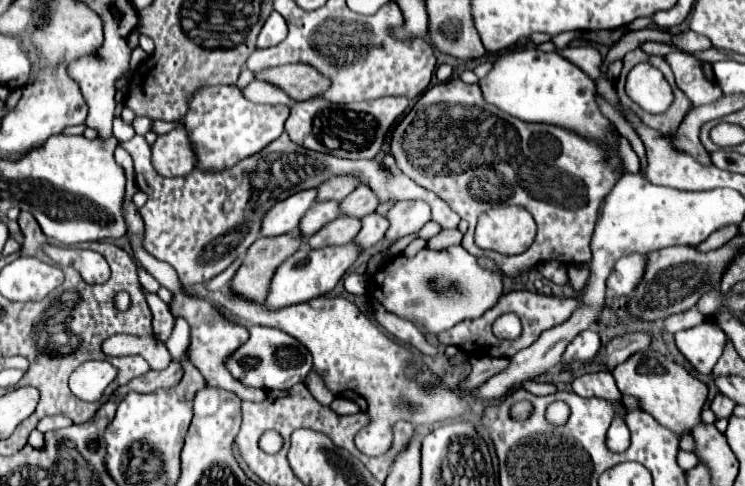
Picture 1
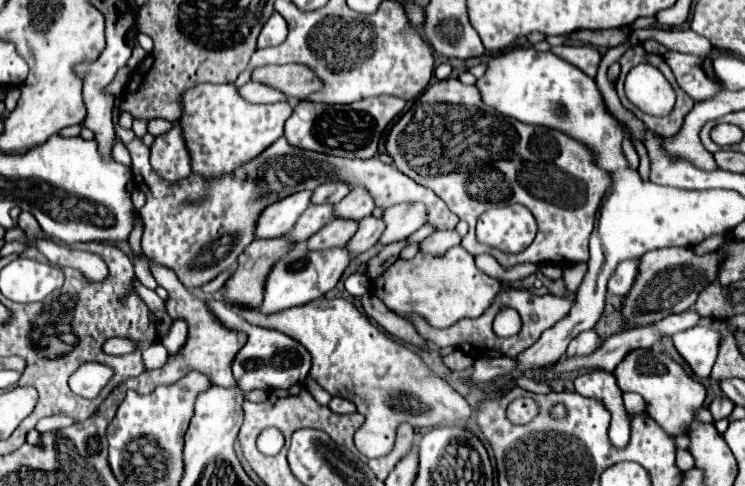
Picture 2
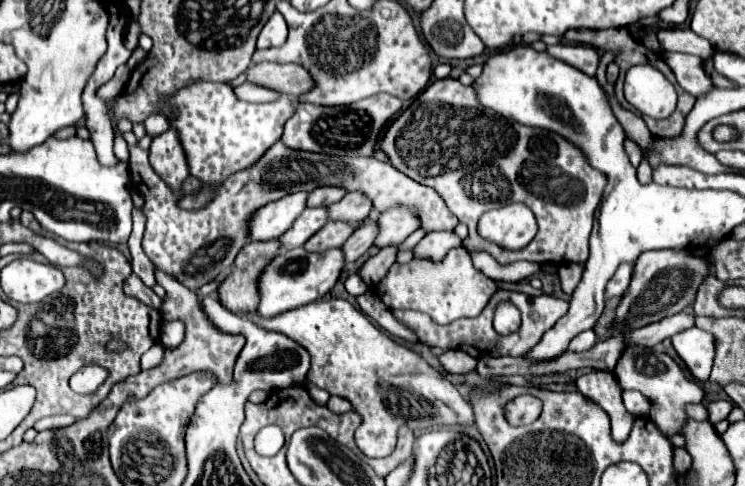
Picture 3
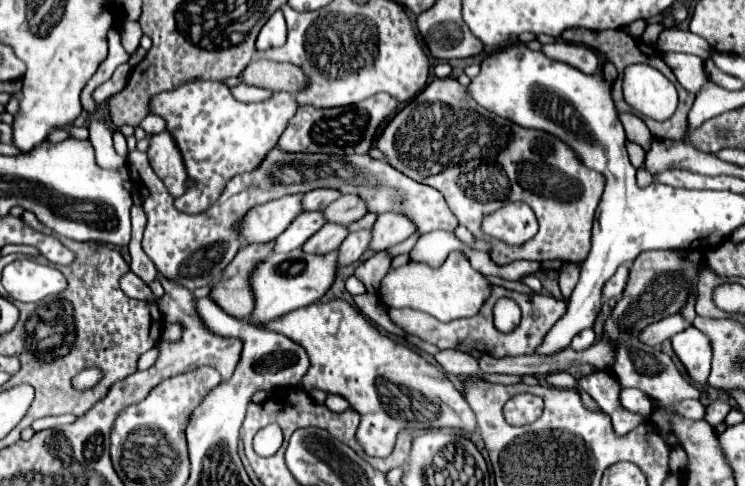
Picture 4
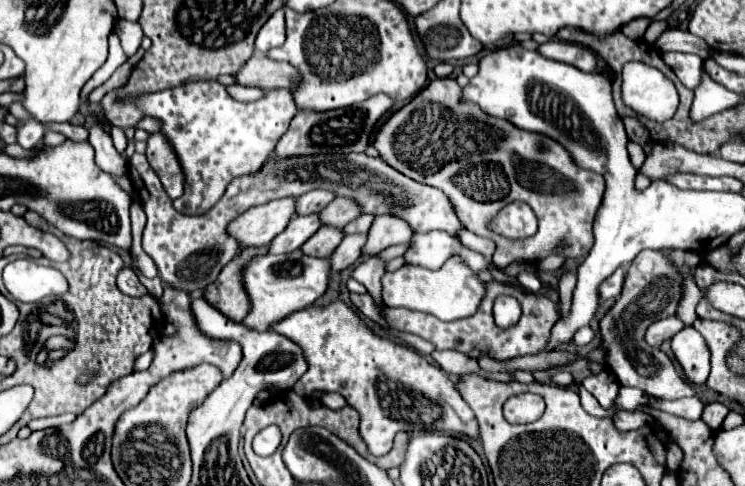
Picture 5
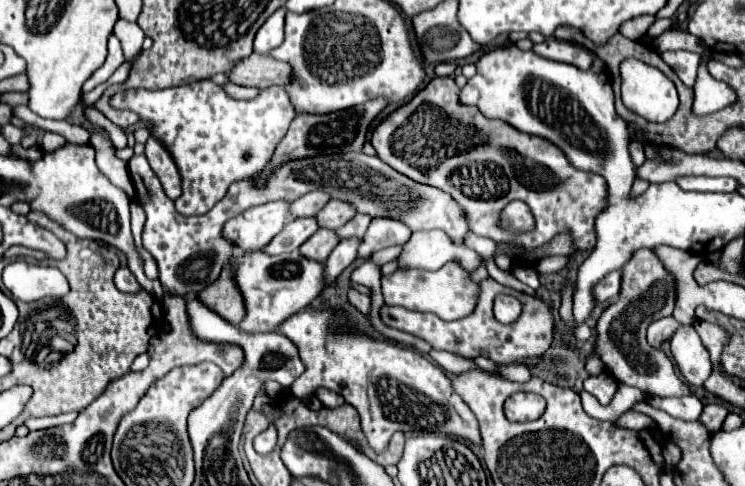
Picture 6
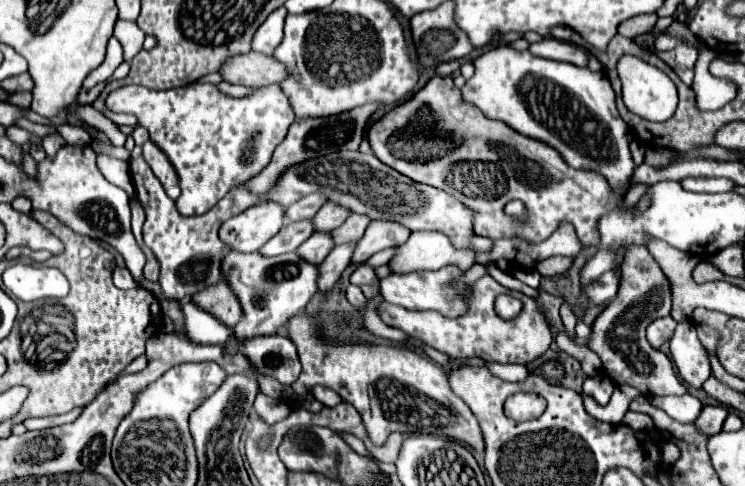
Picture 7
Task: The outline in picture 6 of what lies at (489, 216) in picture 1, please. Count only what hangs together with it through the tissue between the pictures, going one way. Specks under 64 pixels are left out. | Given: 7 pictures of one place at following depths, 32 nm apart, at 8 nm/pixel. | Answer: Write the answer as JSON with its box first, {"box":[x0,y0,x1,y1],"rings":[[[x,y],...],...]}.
{"box":[502,200,534,232],"rings":[[[519,200],[510,202],[502,210],[502,222],[506,226],[510,226],[512,230],[522,230],[522,232],[534,228],[534,220],[532,220],[532,214],[530,214],[528,206]]]}

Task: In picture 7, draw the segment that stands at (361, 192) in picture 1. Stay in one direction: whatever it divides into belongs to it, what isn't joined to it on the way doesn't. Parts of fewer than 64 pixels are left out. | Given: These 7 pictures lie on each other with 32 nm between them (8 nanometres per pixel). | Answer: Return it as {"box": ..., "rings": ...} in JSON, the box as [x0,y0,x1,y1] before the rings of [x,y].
{"box":[312,204,352,232],"rings":[[[324,204],[318,214],[312,218],[314,232],[332,232],[338,228],[352,212],[346,212],[346,208],[340,208],[338,204]]]}

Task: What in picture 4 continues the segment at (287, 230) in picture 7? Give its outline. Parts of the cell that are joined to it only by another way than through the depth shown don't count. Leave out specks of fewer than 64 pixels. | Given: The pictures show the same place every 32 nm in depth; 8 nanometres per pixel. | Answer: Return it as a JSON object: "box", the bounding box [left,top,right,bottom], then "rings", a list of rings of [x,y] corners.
{"box":[274,212,324,252],"rings":[[[302,212],[300,216],[296,216],[296,220],[292,220],[288,232],[280,234],[274,240],[274,252],[290,252],[300,248],[322,226],[324,226],[322,212]]]}

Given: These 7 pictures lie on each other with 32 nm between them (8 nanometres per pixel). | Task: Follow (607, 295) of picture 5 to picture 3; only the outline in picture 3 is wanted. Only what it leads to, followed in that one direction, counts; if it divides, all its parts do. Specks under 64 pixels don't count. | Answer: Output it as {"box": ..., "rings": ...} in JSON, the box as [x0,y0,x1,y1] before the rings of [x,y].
{"box":[606,264,632,296],"rings":[[[620,264],[620,268],[616,270],[616,274],[612,276],[612,280],[606,286],[606,296],[622,296],[628,290],[632,278],[632,264]]]}

